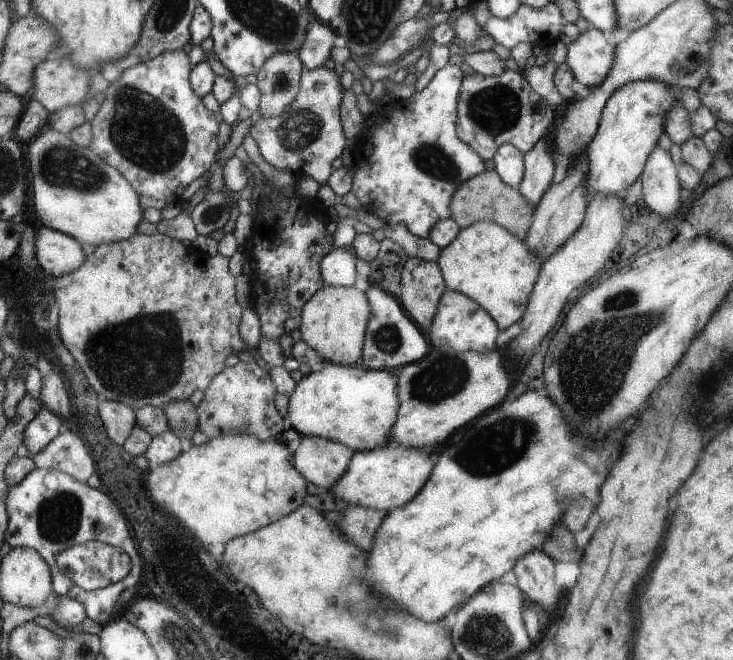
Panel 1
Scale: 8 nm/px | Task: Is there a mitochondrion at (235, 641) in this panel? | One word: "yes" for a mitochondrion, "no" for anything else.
no

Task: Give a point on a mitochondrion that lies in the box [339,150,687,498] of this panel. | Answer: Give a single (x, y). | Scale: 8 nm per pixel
(595, 361)

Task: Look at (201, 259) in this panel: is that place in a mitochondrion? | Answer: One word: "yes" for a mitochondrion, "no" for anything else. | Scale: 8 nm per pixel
no

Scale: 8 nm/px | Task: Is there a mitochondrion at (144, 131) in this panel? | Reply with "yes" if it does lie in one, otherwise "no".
yes

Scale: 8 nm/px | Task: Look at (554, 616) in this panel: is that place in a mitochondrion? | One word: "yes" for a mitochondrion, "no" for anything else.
no

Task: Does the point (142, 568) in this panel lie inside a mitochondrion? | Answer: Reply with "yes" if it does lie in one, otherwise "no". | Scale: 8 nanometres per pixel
no

